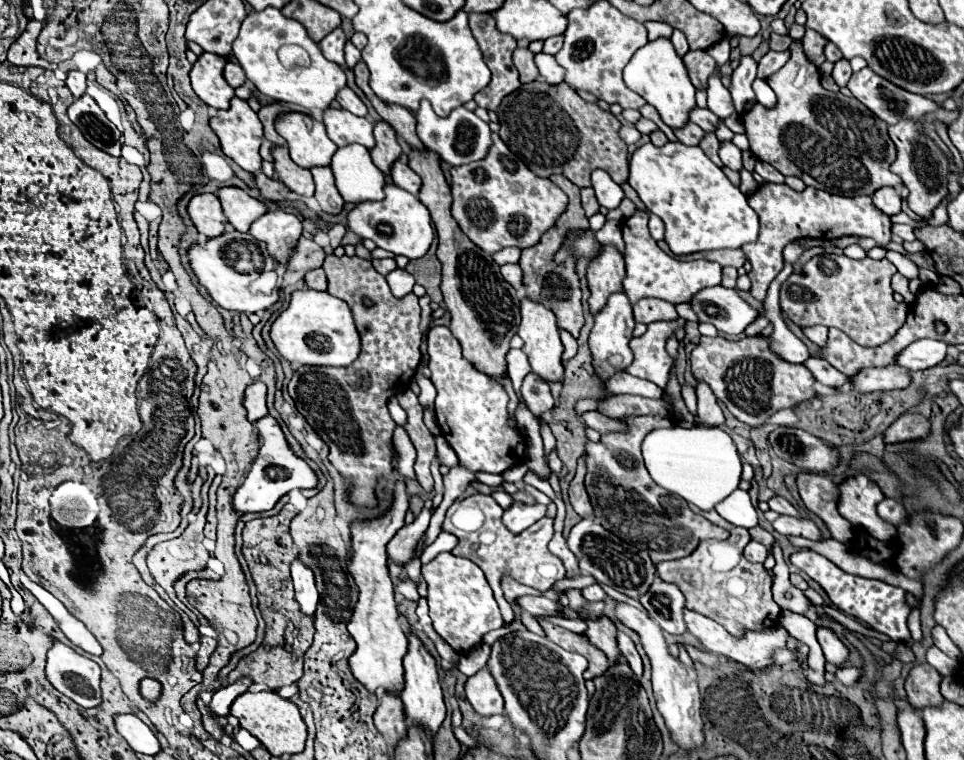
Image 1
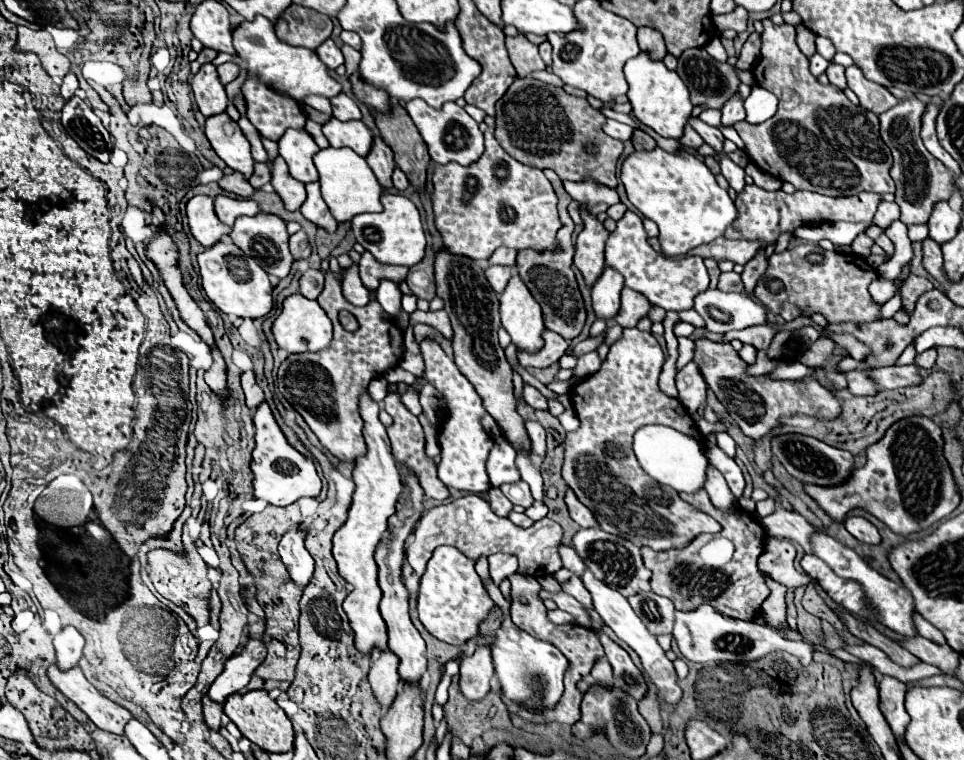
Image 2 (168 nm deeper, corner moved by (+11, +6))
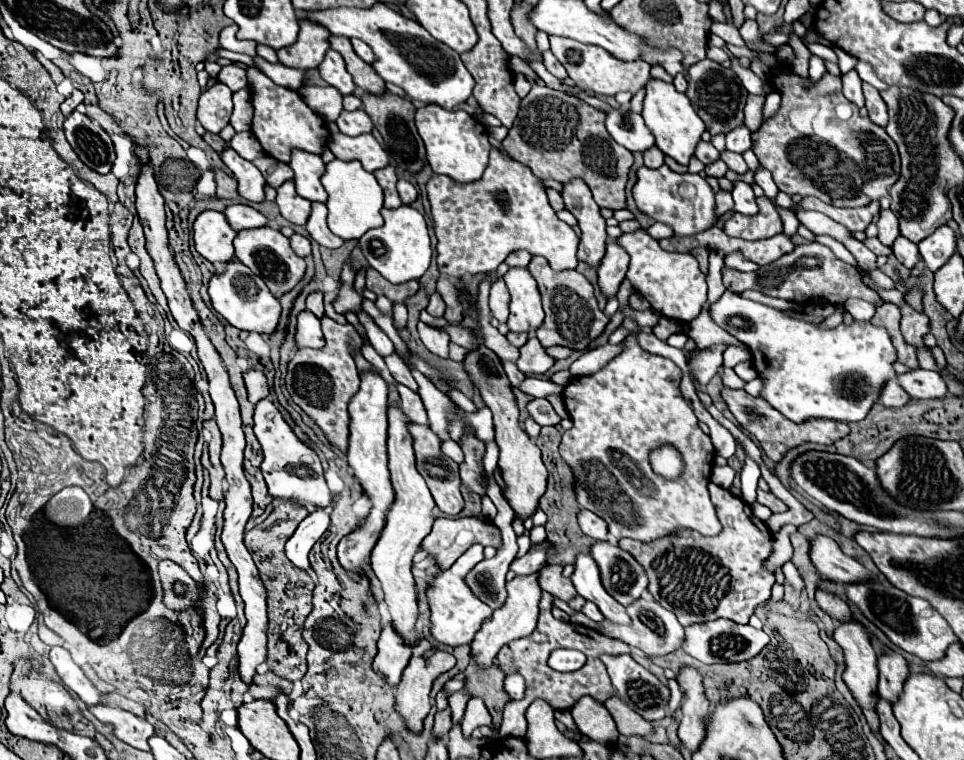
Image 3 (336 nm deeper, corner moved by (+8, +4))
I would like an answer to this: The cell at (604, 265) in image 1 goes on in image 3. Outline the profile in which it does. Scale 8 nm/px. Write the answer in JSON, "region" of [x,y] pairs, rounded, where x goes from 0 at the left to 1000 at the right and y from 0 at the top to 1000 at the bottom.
{"region":[[[605,236],[588,238],[582,249],[582,259],[586,275],[596,283],[603,301],[601,343],[619,351],[628,336],[628,317],[630,317],[628,288],[621,280],[621,270],[615,264],[613,251]]]}

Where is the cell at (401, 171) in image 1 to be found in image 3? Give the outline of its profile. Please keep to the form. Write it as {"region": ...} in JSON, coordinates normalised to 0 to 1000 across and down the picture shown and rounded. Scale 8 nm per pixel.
{"region":[[[422,236],[412,238],[412,251],[414,251],[414,259],[416,259],[418,270],[426,270],[433,262],[433,249]]]}

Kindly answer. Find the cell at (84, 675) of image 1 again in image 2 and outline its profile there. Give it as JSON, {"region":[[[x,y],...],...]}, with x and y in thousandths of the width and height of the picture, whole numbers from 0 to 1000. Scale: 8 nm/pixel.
{"region":[[[54,872],[50,878],[50,893],[68,920],[79,925],[100,957],[108,962],[127,964],[129,951],[137,946],[137,941],[129,930],[116,925],[98,901],[93,901],[81,875],[66,883],[58,872]]]}

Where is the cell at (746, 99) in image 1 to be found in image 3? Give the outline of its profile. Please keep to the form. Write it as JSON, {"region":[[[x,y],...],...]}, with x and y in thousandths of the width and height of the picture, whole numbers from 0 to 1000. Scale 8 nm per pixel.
{"region":[[[773,164],[754,175],[754,199],[771,204],[775,196],[779,196],[779,175]]]}

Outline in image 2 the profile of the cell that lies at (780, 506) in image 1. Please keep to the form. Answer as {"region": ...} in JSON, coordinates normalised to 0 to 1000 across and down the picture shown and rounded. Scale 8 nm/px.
{"region":[[[811,664],[805,667],[805,672],[797,680],[793,680],[788,686],[788,691],[793,693],[793,699],[799,707],[807,707],[807,709],[817,709],[817,712],[826,712],[834,720],[836,728],[842,728],[840,717],[838,717],[838,707],[846,699],[828,672],[817,672]]]}

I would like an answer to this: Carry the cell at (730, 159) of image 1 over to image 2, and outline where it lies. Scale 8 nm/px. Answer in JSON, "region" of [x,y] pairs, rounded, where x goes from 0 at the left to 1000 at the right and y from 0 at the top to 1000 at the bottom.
{"region":[[[745,201],[745,214],[749,222],[749,230],[755,236],[757,246],[763,251],[770,251],[772,246],[772,222],[768,217],[763,217],[753,201]]]}

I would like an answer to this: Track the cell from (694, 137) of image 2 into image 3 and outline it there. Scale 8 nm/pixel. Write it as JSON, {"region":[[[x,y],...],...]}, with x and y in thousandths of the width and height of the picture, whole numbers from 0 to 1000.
{"region":[[[727,186],[727,188],[723,191],[723,196],[721,196],[721,207],[723,207],[729,217],[735,217],[735,214],[740,214],[740,212],[746,209],[746,199],[744,199],[738,188]]]}

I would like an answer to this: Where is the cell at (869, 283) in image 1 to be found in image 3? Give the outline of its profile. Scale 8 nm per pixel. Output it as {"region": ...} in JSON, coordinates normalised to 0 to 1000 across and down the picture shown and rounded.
{"region":[[[850,320],[829,322],[821,333],[812,336],[810,341],[806,341],[794,351],[787,351],[783,359],[769,359],[769,357],[752,351],[750,372],[760,386],[771,386],[775,380],[781,380],[781,383],[789,383],[800,391],[816,393],[816,396],[825,396],[825,393],[833,391],[833,393],[843,393],[848,399],[872,401],[879,393],[889,391],[889,393],[895,393],[901,399],[912,399],[912,388],[906,380],[901,380],[899,375],[895,375],[887,351],[874,346],[872,341],[868,341],[864,336],[864,330],[860,325],[850,322]]]}

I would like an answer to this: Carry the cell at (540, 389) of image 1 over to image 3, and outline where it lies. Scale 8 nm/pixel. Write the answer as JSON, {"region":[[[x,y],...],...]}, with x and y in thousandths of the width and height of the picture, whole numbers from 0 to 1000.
{"region":[[[553,525],[553,528],[547,533],[547,538],[549,538],[549,546],[551,546],[561,562],[565,562],[565,559],[576,562],[576,559],[582,557],[582,549],[576,543],[576,538],[572,536],[572,530],[570,530],[567,525]]]}

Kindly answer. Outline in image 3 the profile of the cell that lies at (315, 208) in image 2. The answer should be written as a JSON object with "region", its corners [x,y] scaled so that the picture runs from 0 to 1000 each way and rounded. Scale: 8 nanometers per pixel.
{"region":[[[325,270],[323,286],[321,286],[316,301],[321,304],[323,314],[327,314],[333,325],[350,328],[350,325],[356,322],[356,314],[348,312],[339,299],[339,272],[337,270]]]}

